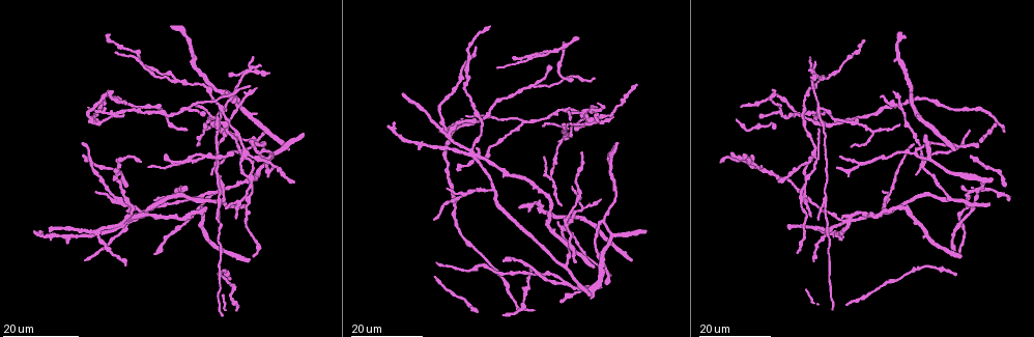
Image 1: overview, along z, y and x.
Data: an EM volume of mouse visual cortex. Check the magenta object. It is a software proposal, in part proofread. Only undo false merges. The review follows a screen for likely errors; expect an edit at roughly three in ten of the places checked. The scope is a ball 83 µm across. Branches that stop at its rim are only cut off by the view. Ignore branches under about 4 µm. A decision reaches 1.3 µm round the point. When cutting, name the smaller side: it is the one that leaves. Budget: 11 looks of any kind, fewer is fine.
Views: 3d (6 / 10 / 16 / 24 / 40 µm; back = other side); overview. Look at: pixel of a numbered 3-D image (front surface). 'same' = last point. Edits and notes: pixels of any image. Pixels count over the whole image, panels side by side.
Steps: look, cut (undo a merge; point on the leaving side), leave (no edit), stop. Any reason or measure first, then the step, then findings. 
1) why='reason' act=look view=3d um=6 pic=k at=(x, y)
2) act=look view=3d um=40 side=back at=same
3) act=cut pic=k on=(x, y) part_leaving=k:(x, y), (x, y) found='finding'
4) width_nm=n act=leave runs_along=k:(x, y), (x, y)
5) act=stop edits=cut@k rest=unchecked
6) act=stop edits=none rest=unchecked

why='side arm on a straight run' act=look view=3d um=24 pic=1 at=(175, 80)

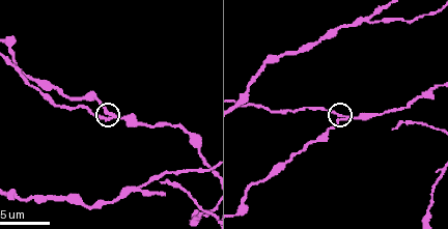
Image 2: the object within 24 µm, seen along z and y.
act=look view=3d um=6 pic=2 at=(340, 115)

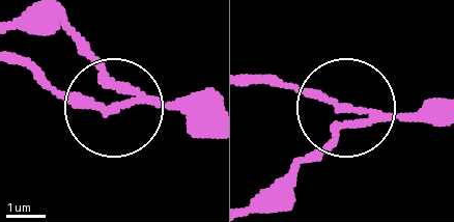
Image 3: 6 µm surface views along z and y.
side_arm_um=20 act=leave runs_along=3:(436, 98), (397, 117), (272, 81) found='all the same neuron'

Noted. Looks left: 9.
why='branch point' act=look view=3d um=24 pic=1 at=(465, 124)

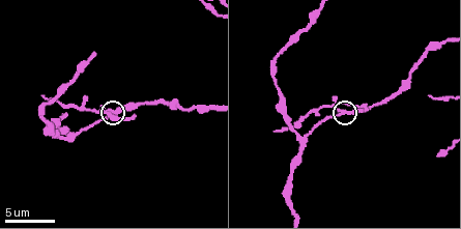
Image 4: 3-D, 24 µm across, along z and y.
act=look view=3d um=6 pic=4 at=(342, 112)

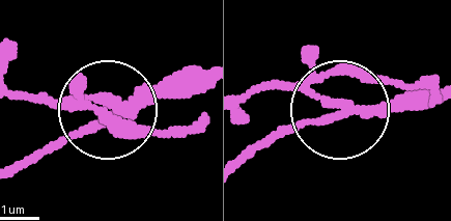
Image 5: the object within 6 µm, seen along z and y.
side_arm_um=9 act=leave runs_along=5:(206, 80), (117, 103), (22, 100) found='one neuron here'

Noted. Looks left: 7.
why='arms part here' act=look view=3d um=24 pic=1 at=(116, 199)

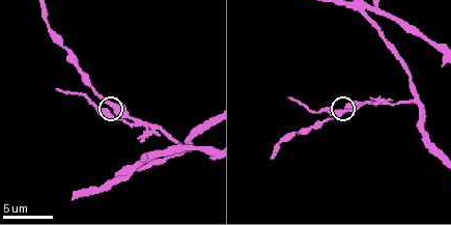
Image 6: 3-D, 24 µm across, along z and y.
act=look view=3d um=6 pic=6 at=(111, 106)

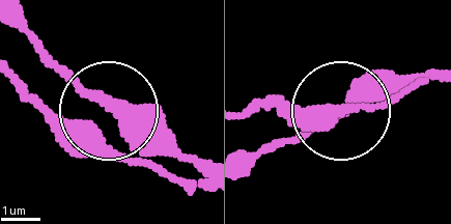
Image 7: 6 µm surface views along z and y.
side_arm_um=7 arms=3 act=leave found='one neuron here'

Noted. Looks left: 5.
act=look view=3d um=16 pic=1 at=(922, 163)

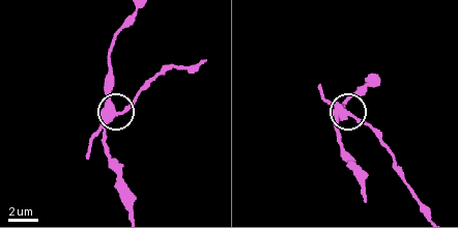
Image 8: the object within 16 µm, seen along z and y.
act=look view=3d um=10 pic=8 at=(347, 114)

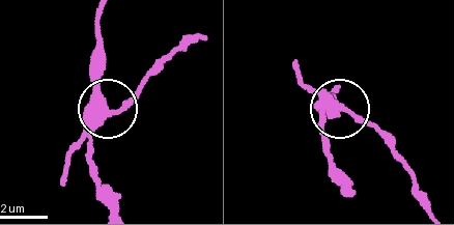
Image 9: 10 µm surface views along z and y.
act=cut pic=9 on=(123, 107) found='a second neuron is stuck on'

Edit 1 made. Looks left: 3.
why='two arms in line, one across' act=look view=3d um=10 pic=6 at=(134, 166)

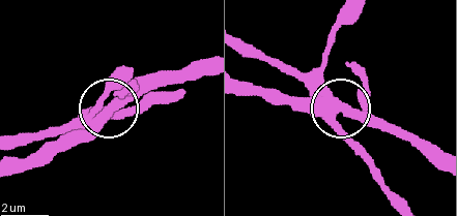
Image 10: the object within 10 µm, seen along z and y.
side_arm_um=73 arms=3 act=leave found='continuous, no second neuron'

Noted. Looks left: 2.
act=stop edits=cut@9 rest=unchecked

